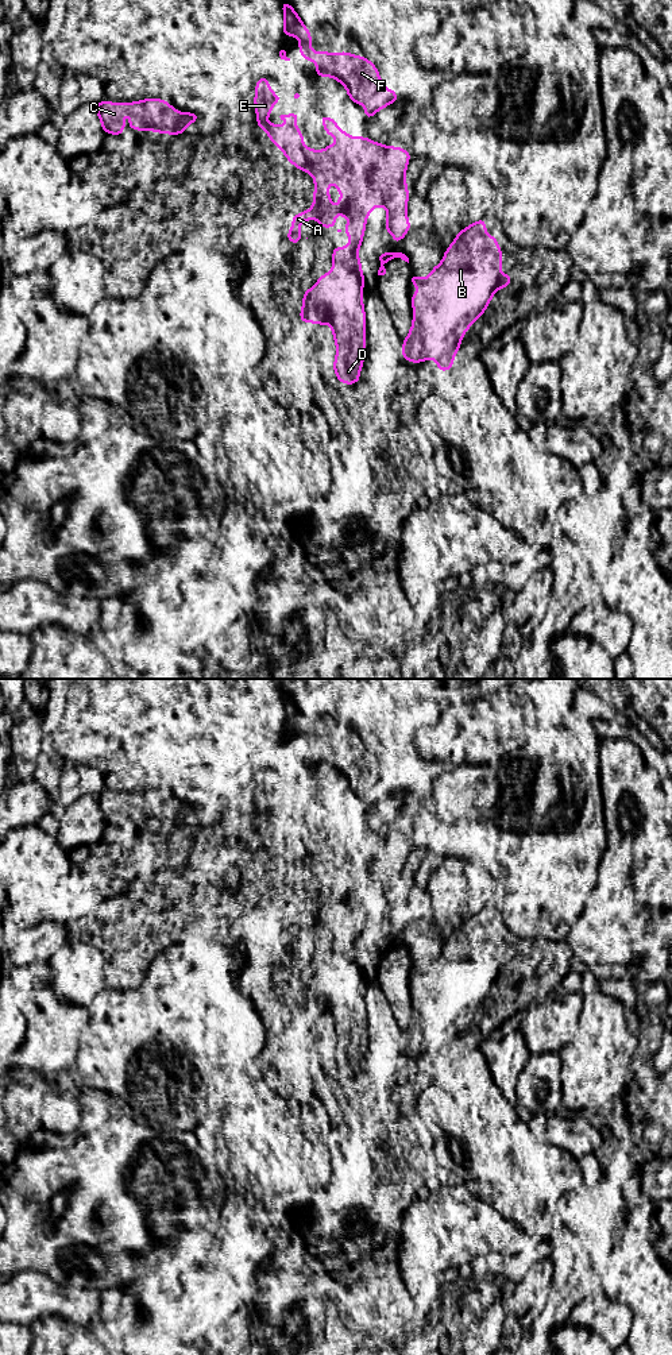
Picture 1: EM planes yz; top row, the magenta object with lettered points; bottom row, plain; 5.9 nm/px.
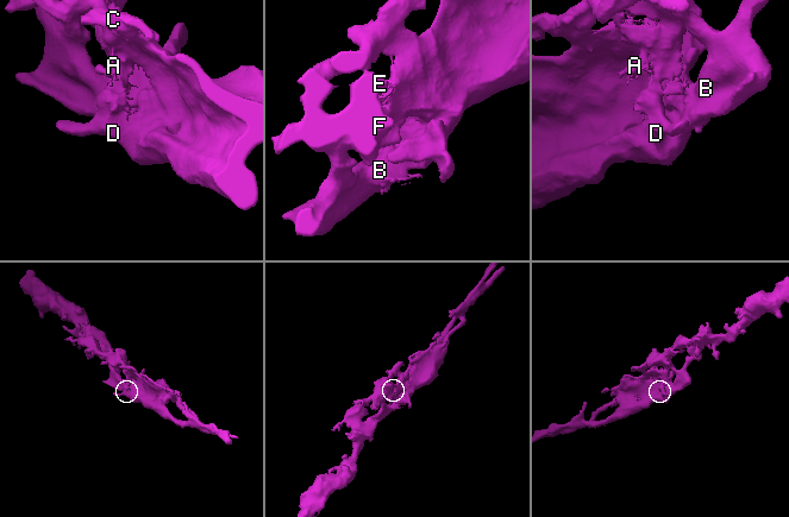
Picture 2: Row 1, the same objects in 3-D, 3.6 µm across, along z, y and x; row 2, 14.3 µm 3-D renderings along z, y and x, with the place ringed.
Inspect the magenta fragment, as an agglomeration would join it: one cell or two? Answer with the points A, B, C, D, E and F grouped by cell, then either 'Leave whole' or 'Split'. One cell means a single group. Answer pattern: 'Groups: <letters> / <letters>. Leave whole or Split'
Groups: A C E F / B D. Split

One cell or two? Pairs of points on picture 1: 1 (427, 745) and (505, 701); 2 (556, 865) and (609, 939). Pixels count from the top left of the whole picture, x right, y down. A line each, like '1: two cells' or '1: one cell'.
1: one cell
2: two cells

